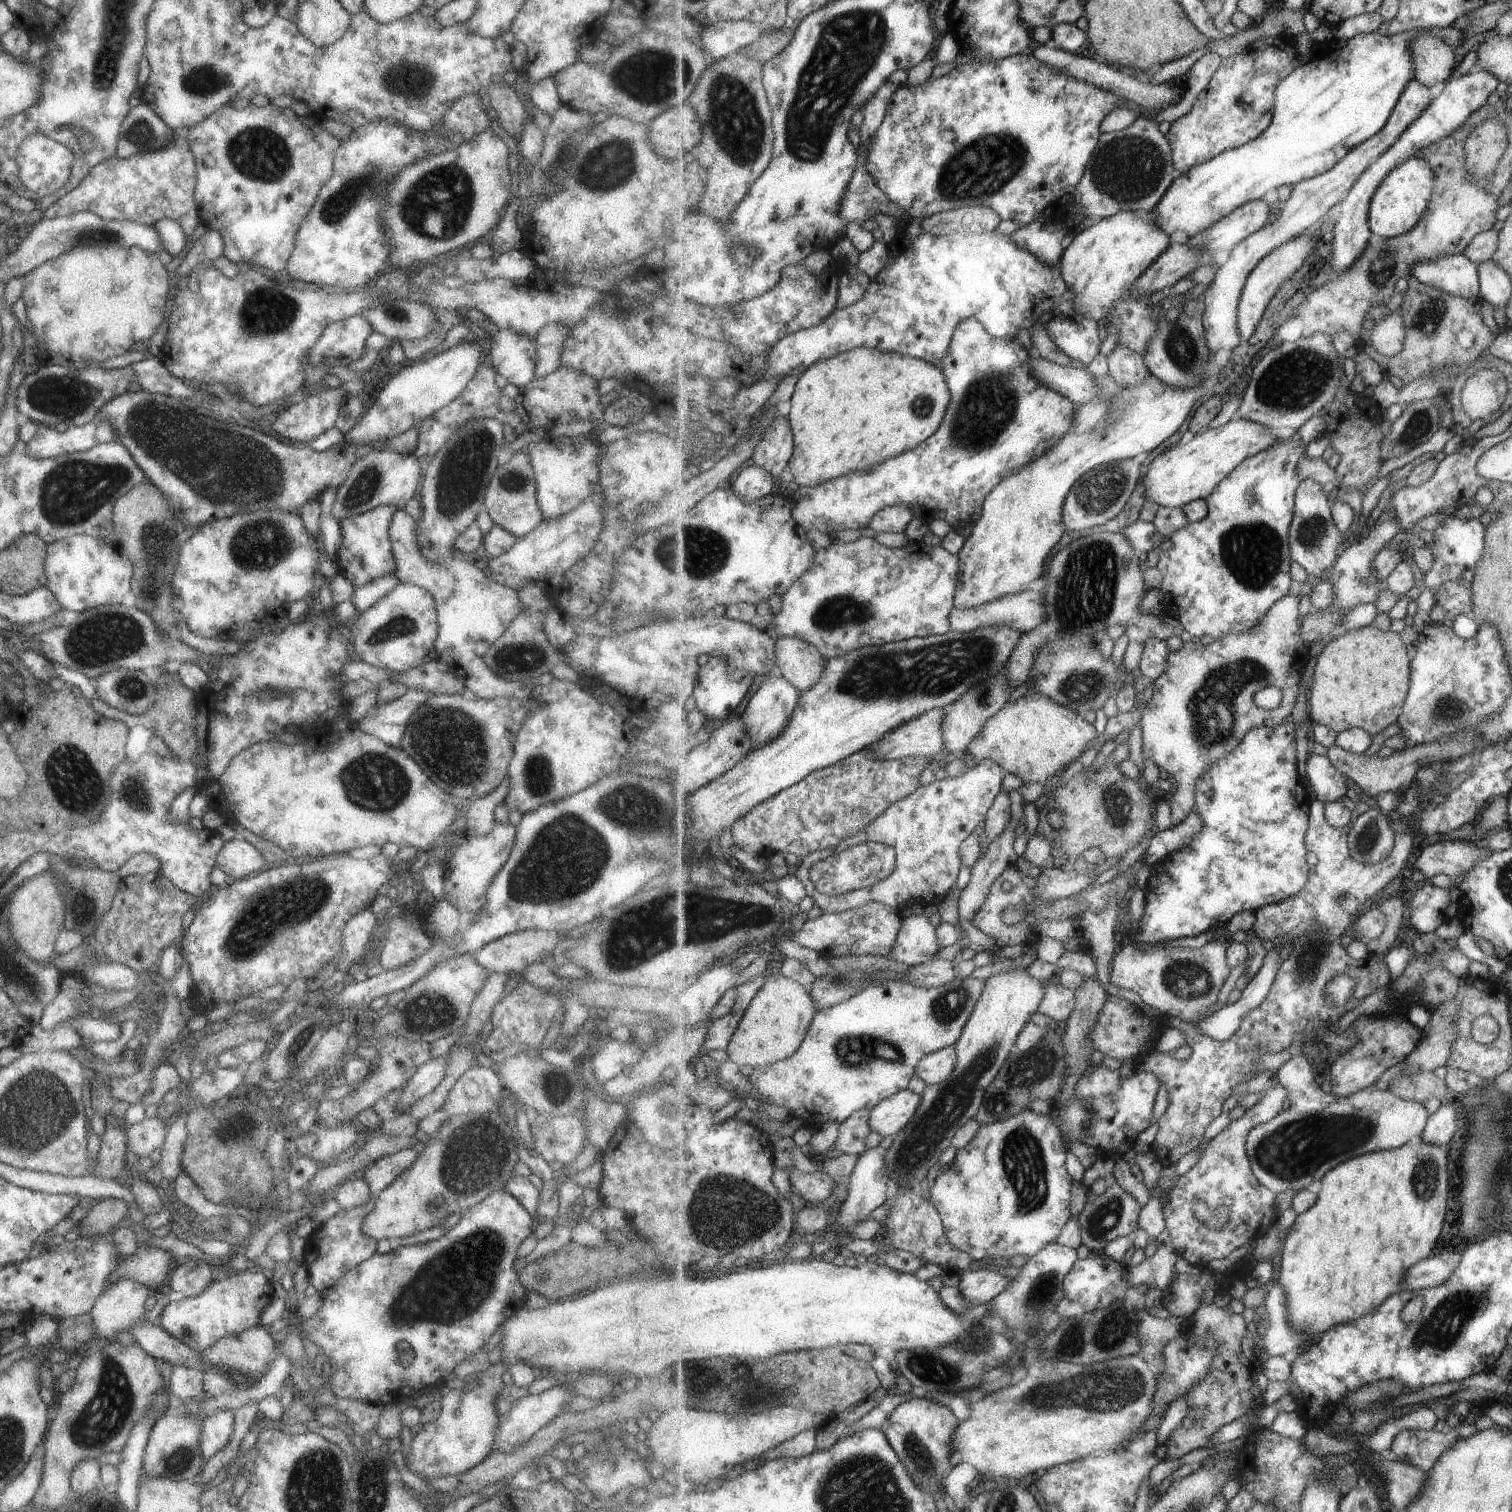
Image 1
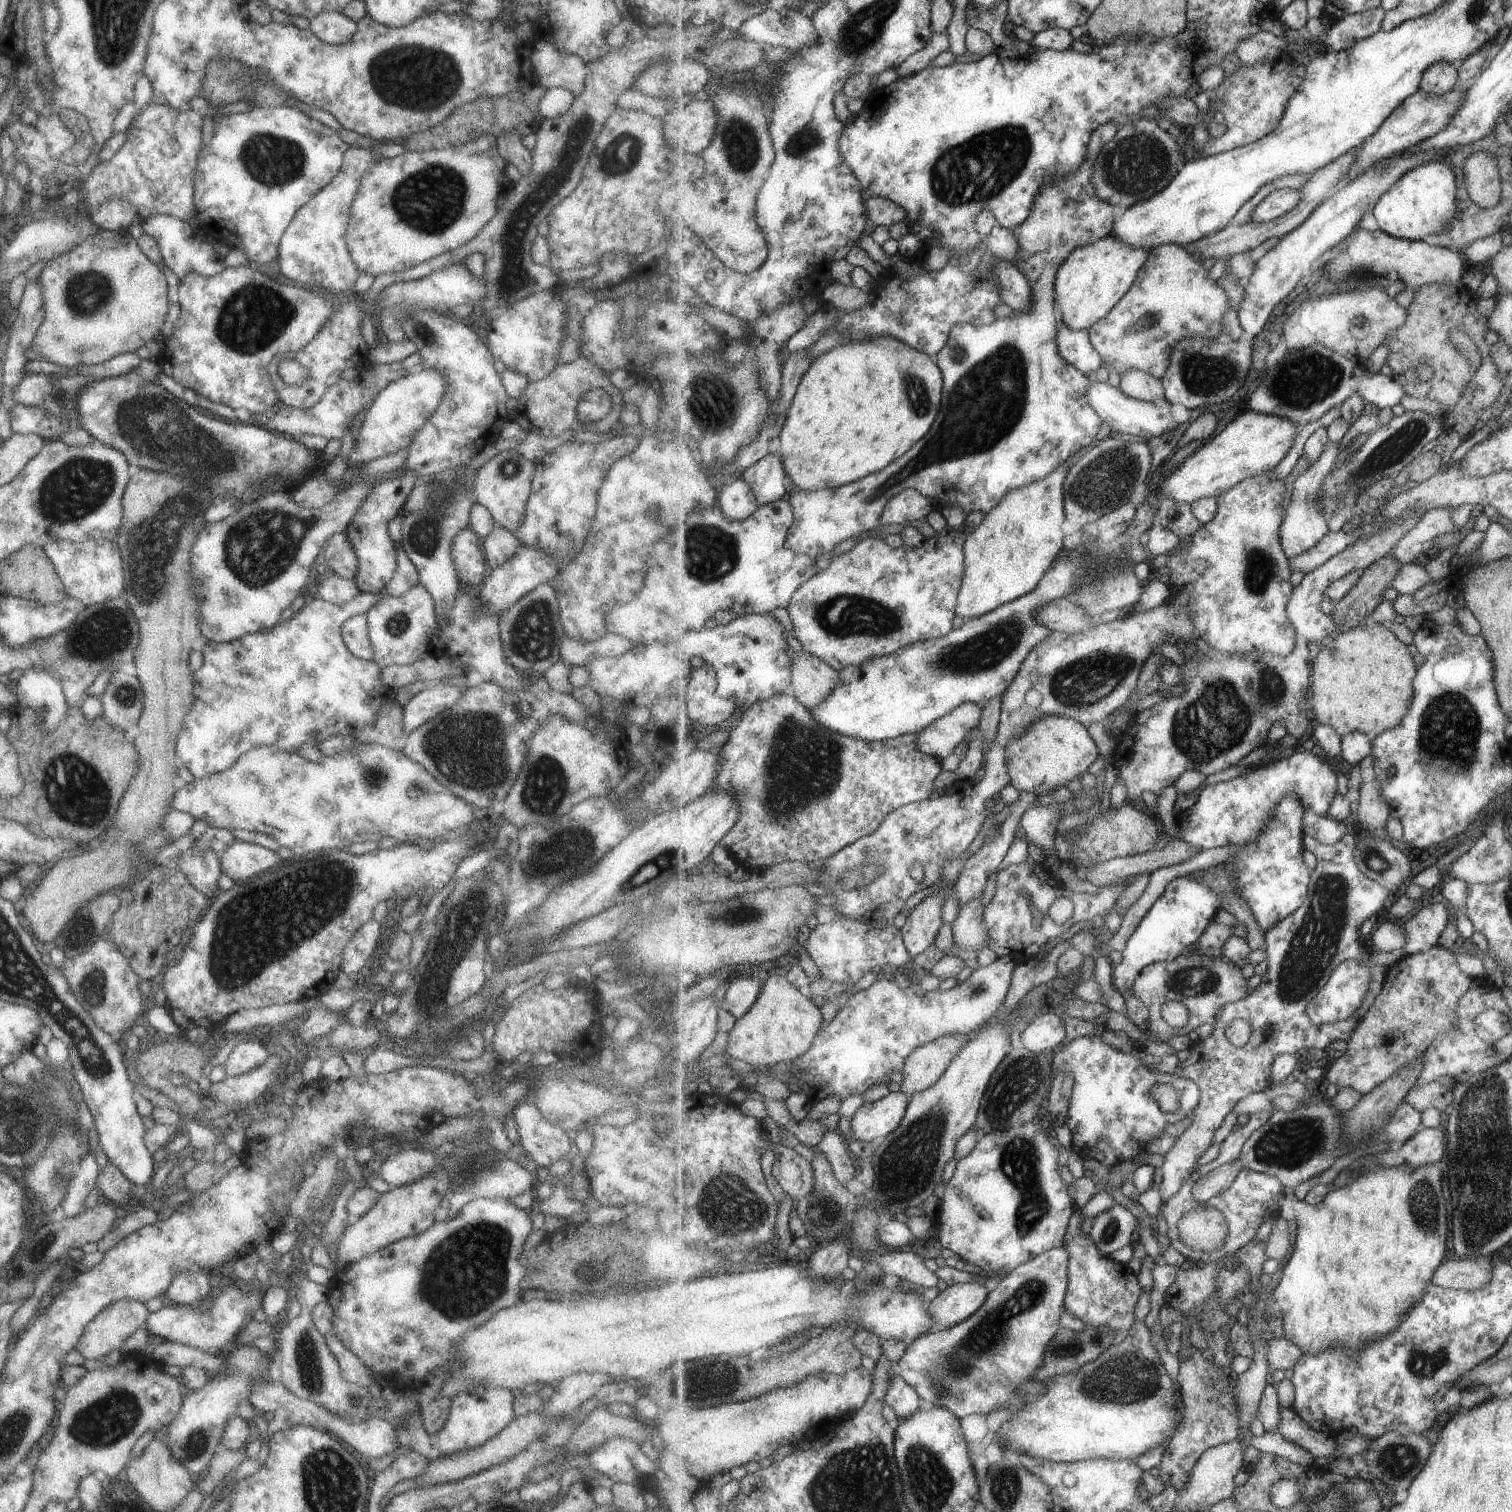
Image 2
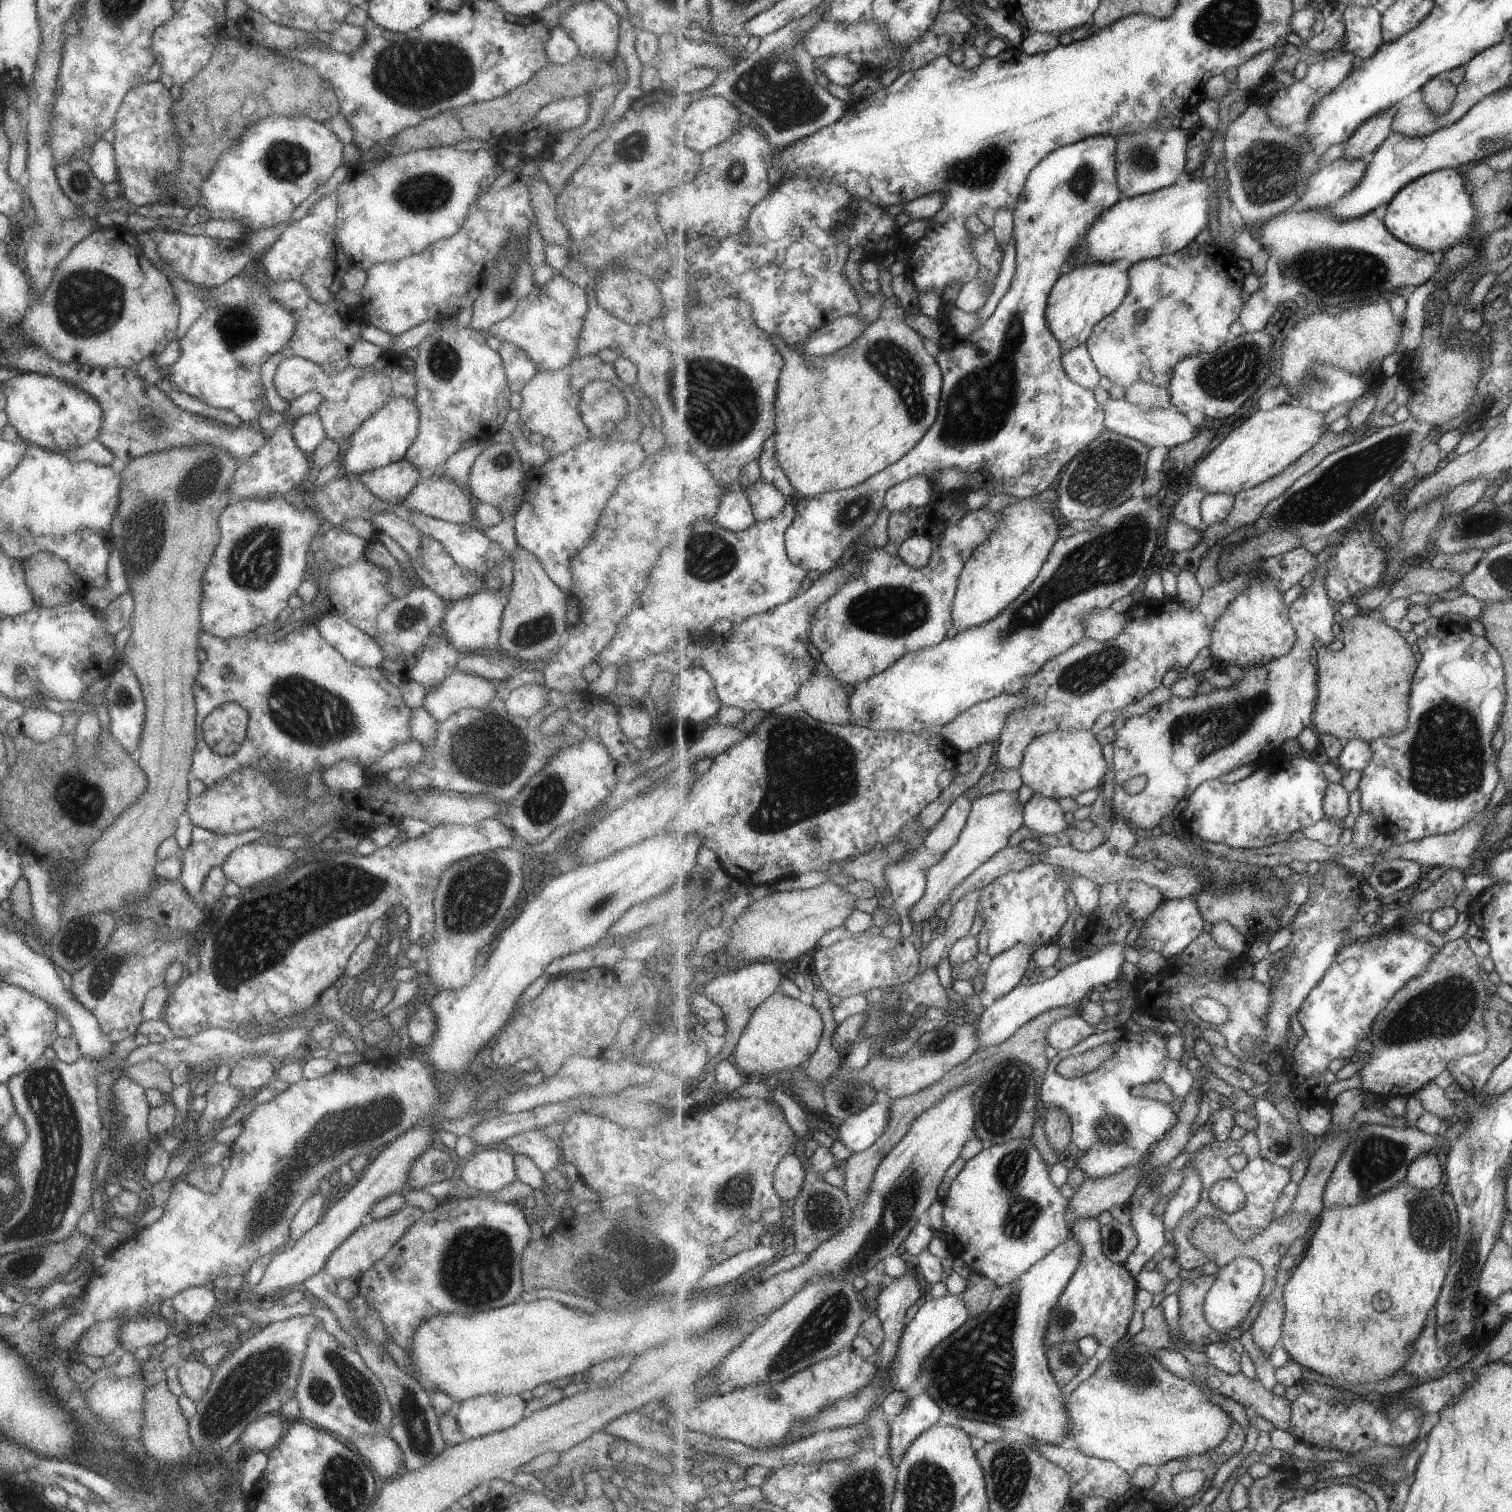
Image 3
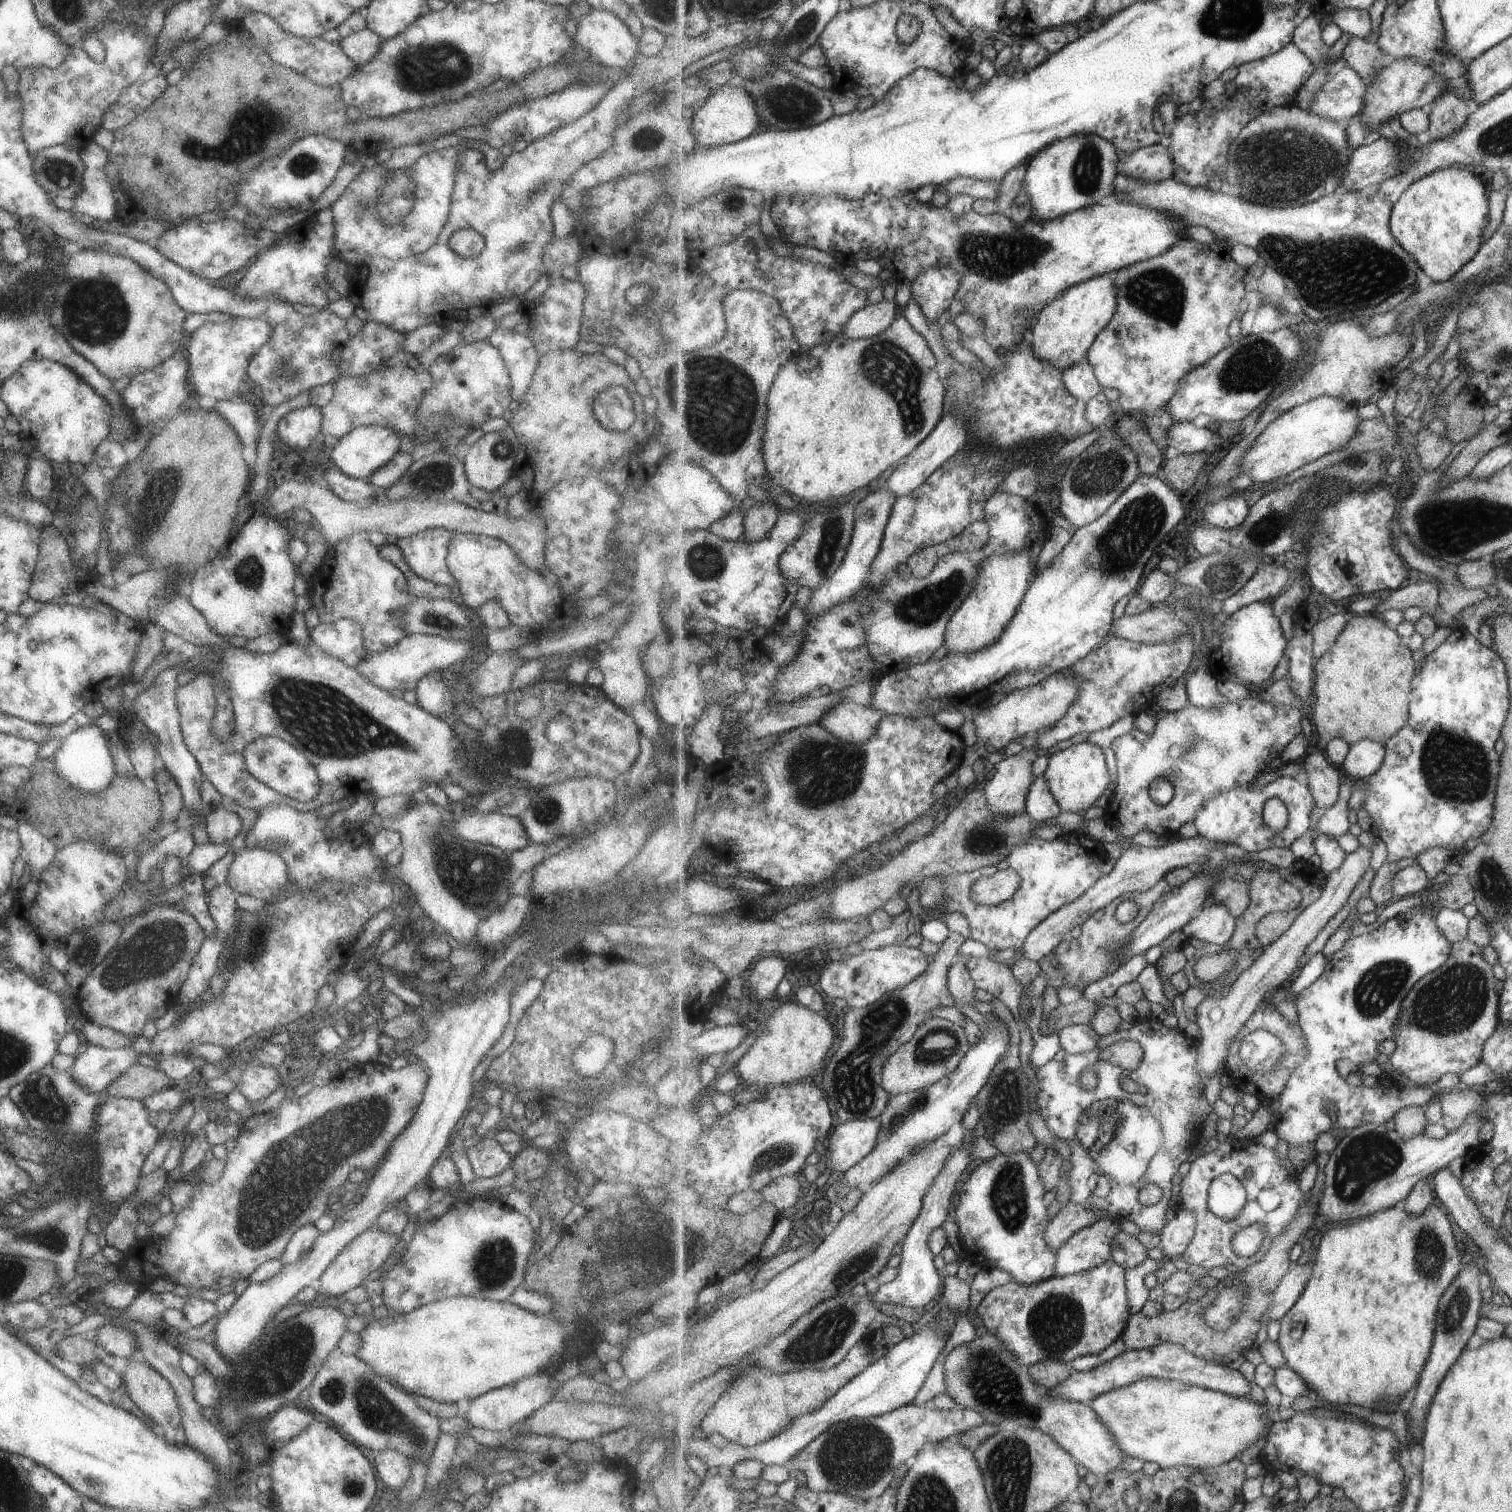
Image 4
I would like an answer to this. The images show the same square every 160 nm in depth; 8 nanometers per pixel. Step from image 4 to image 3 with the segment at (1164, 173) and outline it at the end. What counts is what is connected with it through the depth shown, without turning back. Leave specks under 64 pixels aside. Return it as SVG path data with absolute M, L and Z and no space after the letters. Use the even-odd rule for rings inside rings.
M1179 127L1168 131L1141 131L1117 139L1117 176L1123 196L1141 196L1174 185L1179 174L1186 170L1188 133Z

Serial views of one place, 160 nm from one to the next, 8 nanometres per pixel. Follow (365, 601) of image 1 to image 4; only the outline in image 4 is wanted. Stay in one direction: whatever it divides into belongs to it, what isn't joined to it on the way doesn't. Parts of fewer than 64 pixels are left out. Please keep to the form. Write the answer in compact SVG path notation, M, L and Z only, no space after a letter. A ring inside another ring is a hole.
M349 619L318 623L308 636L319 651L350 667L354 667L367 653L361 627Z

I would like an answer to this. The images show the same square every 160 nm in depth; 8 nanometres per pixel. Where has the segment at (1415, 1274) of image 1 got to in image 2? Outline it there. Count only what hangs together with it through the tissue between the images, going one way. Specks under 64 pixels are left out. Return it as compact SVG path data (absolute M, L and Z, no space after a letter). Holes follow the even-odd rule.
M1492 1257L1482 1259L1459 1259L1445 1261L1432 1278L1431 1285L1446 1289L1474 1291L1485 1288L1492 1282L1494 1262Z

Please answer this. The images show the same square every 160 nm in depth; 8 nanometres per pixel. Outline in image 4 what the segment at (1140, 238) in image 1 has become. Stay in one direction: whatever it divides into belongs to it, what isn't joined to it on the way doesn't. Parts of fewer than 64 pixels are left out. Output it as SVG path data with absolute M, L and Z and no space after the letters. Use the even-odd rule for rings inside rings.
M1109 272L1095 276L1088 282L1081 282L1065 290L1057 300L1045 306L1033 325L1031 344L1037 358L1053 364L1057 370L1065 371L1071 365L1087 359L1099 332L1116 316L1119 306L1117 274Z

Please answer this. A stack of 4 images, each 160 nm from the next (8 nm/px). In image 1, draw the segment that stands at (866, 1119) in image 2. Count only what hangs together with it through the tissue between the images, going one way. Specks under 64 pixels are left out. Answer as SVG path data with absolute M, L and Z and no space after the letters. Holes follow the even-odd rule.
M903 1090L873 1108L870 1112L872 1132L882 1138L894 1138L917 1114L923 1096L910 1090Z

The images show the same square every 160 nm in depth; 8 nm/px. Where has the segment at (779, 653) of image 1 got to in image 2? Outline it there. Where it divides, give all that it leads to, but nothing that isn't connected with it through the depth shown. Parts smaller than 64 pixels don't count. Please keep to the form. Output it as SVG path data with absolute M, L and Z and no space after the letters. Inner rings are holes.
M791 652L793 695L808 709L820 707L840 683L840 672L811 653Z

